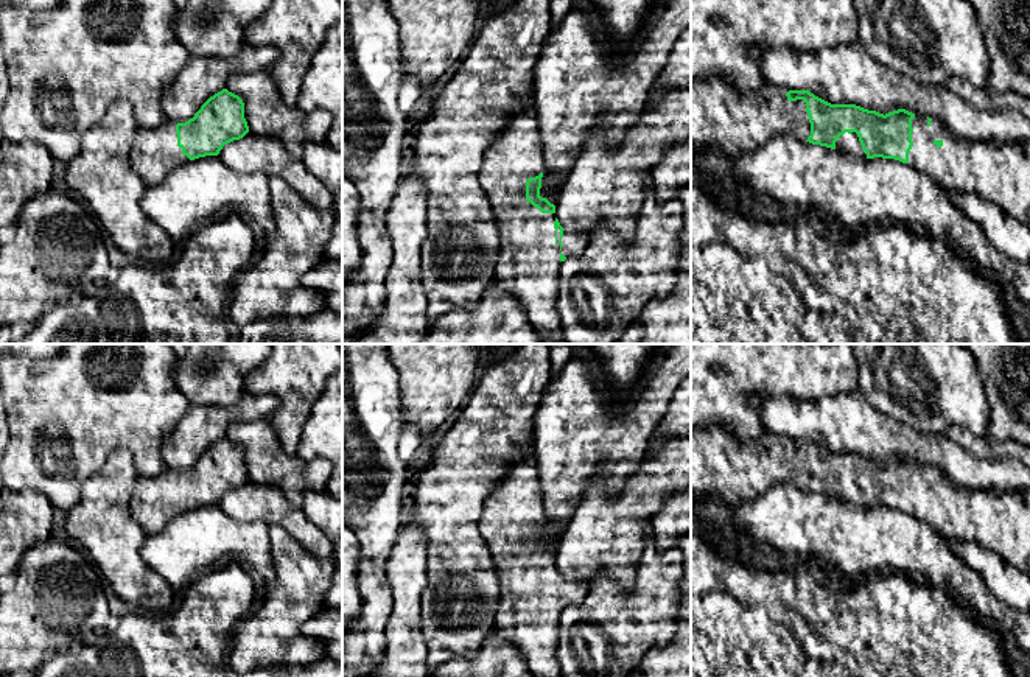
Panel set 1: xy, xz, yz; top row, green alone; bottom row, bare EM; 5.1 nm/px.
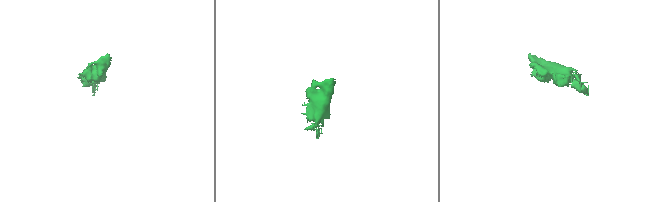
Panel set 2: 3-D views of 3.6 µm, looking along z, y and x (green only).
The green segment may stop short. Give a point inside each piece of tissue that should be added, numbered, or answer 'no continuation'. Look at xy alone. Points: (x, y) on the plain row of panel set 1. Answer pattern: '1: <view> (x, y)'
1: xy (154, 503)

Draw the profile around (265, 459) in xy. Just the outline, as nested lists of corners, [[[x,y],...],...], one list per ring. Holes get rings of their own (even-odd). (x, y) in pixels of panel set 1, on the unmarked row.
[[[269,419],[233,422],[226,428],[226,437],[243,448],[249,481],[277,487],[289,500],[300,503],[297,484],[305,461],[282,448]]]

